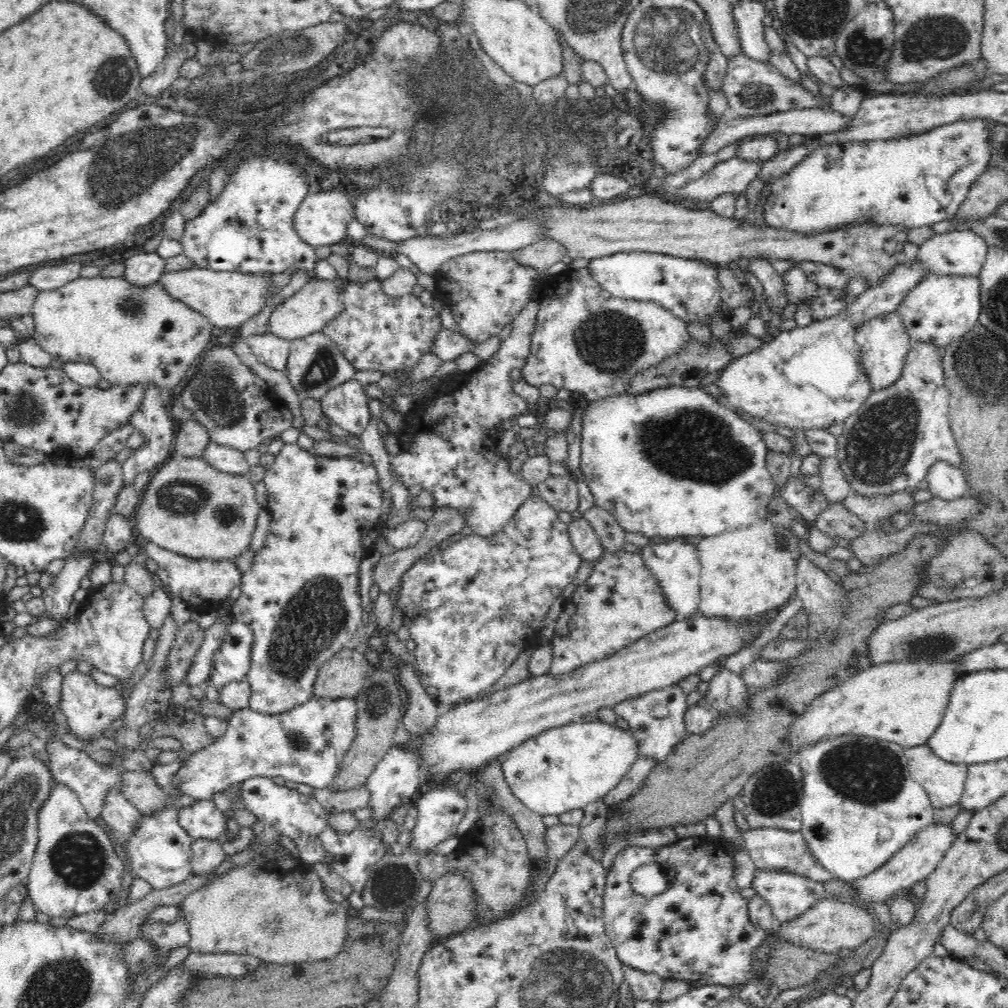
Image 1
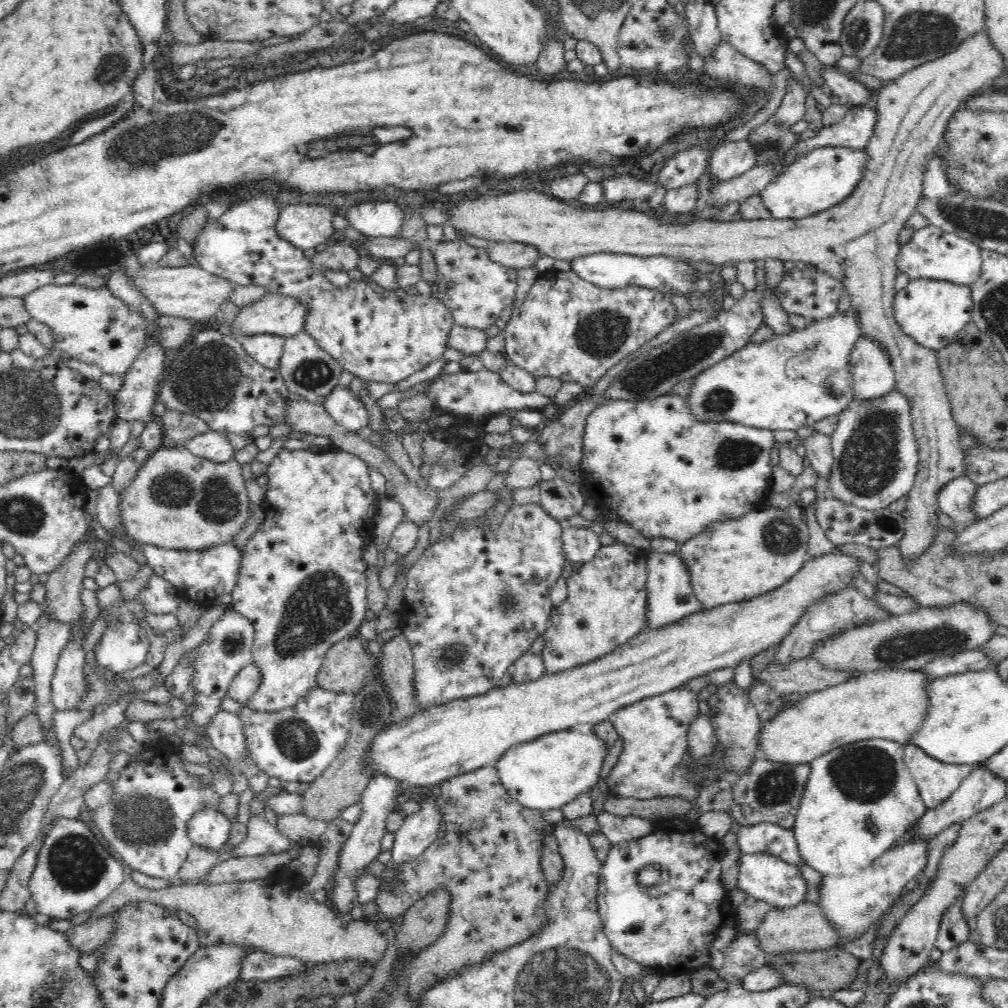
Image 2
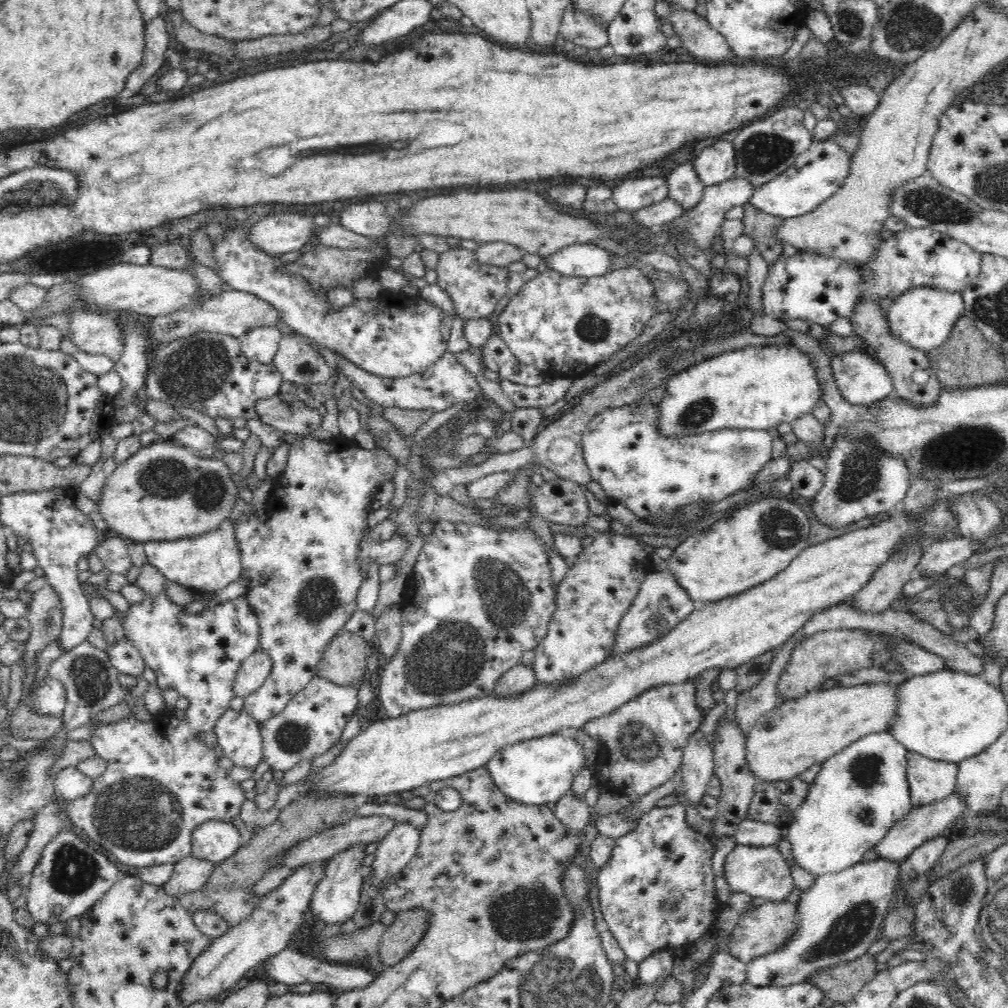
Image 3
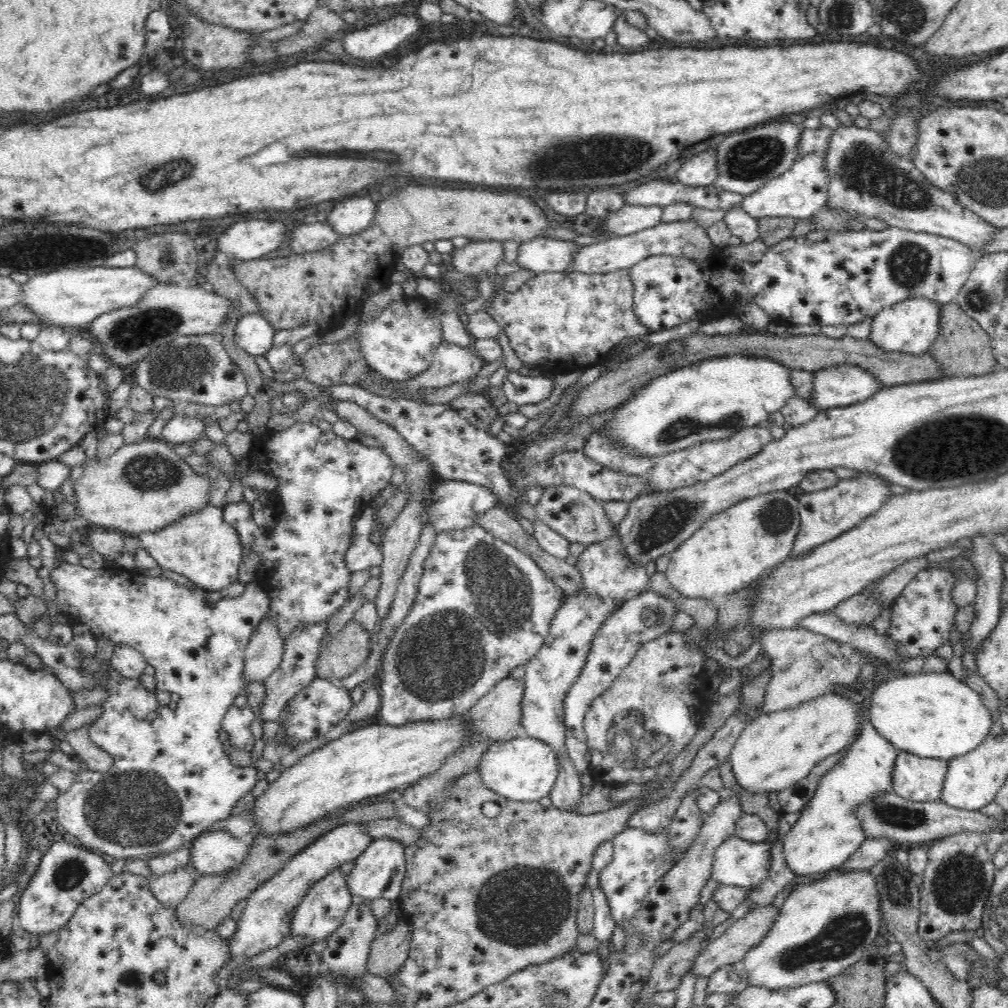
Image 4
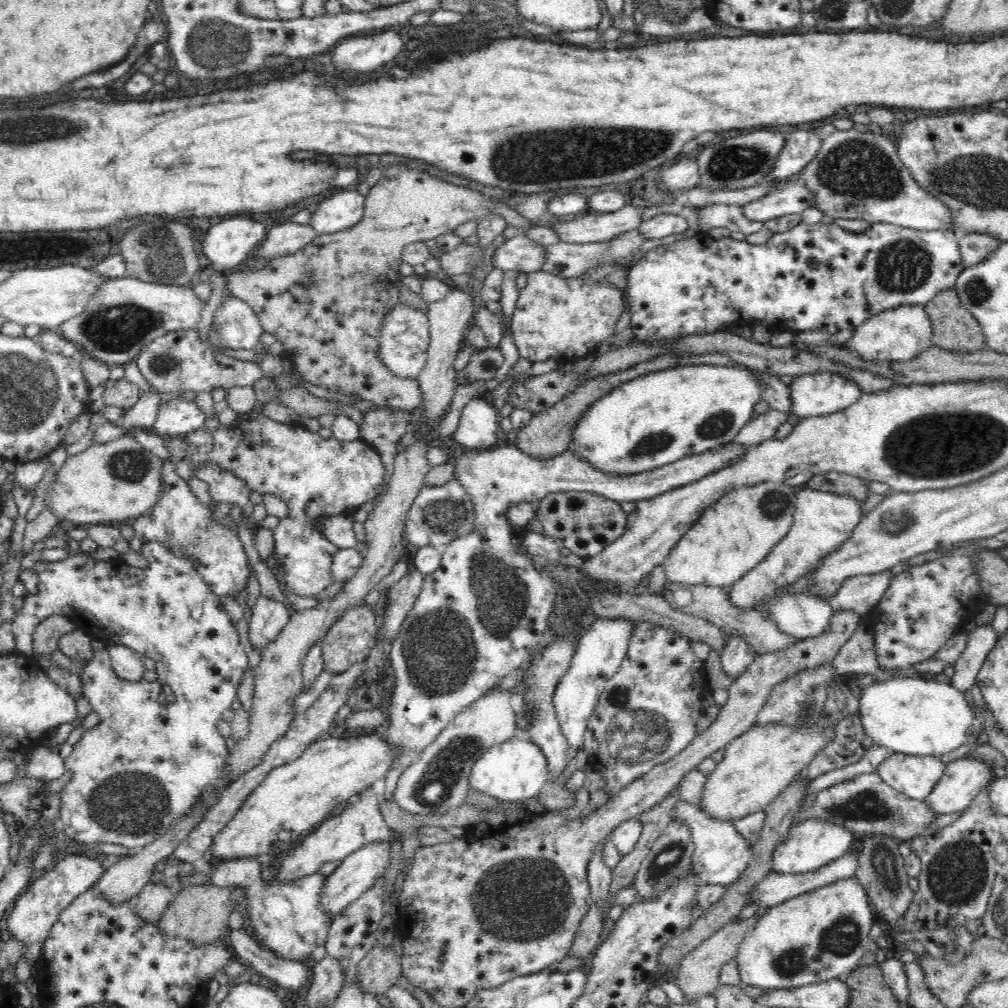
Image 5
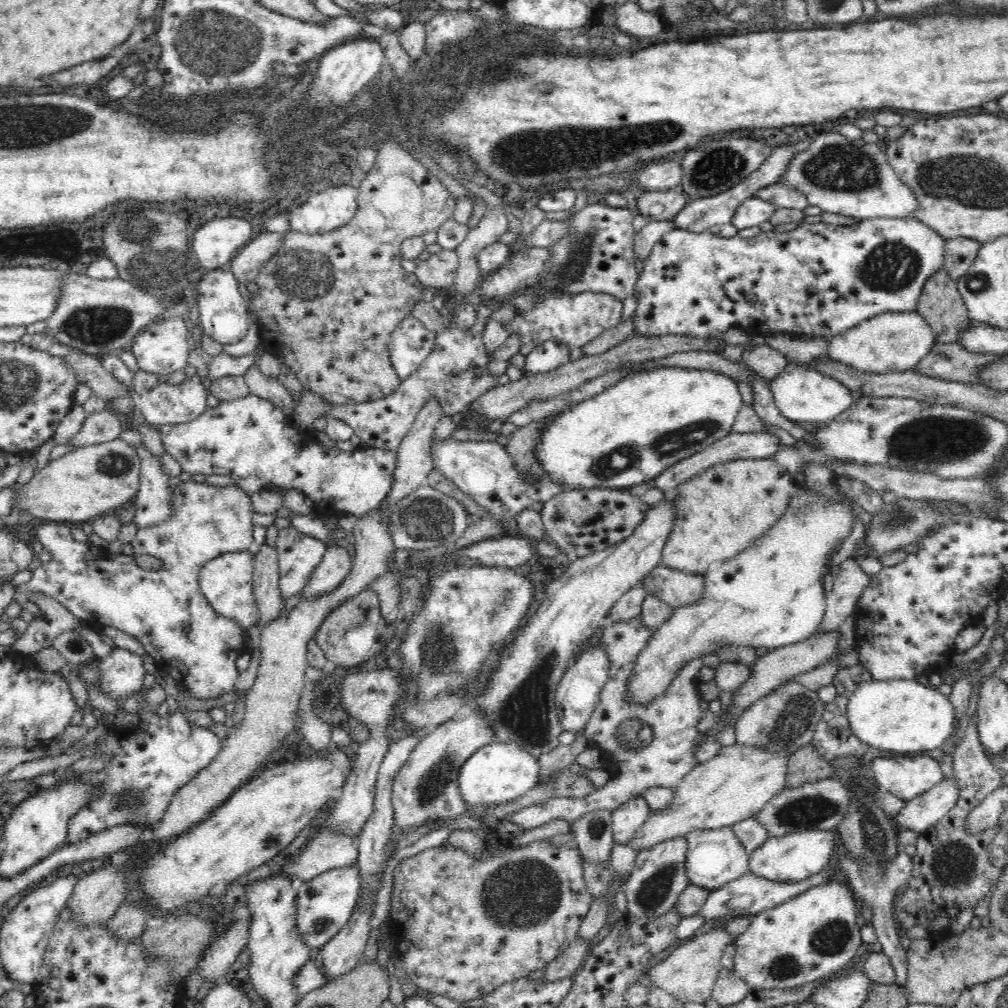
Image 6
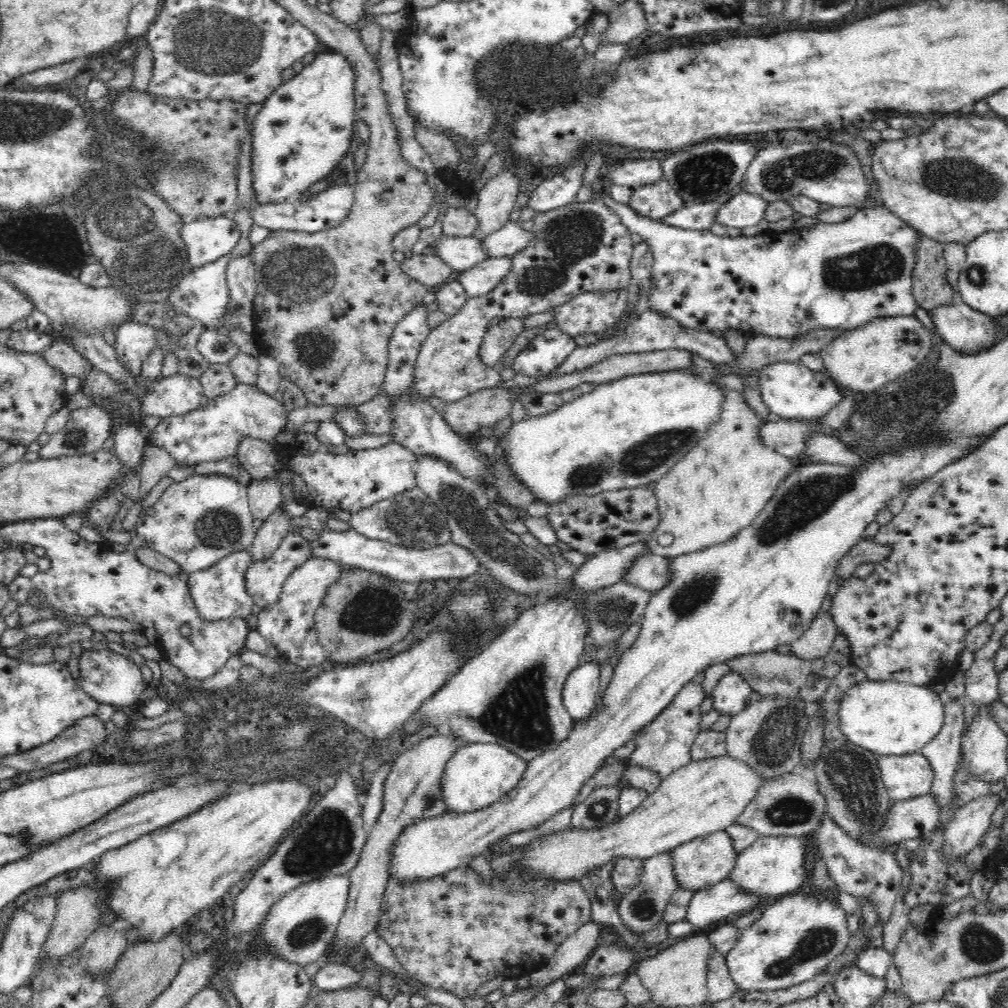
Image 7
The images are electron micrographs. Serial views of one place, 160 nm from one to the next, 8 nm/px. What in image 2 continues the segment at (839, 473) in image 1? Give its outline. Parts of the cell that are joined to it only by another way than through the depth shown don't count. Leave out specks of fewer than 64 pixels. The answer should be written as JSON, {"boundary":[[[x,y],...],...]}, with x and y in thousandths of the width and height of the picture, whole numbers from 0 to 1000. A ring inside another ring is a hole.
{"boundary":[[[809,428],[807,432],[796,437],[800,445],[801,454],[804,455],[805,464],[821,476],[825,469],[827,459],[824,433]]]}

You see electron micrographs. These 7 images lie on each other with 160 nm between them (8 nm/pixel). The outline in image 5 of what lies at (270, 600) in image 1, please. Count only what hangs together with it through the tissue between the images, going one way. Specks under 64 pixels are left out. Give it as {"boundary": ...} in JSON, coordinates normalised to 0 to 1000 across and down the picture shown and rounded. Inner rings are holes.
{"boundary":[[[260,410],[251,418],[237,417],[238,412],[229,424],[218,421],[212,429],[206,429],[200,423],[198,427],[183,431],[181,434],[185,438],[185,454],[193,463],[192,467],[212,458],[242,476],[250,487],[256,487],[259,491],[270,490],[285,500],[287,512],[279,514],[271,526],[273,548],[280,556],[286,587],[302,593],[312,593],[331,578],[329,556],[337,545],[329,537],[325,537],[321,529],[315,528],[313,518],[329,511],[348,511],[359,500],[373,494],[377,490],[377,481],[381,478],[381,458],[375,447],[358,436],[335,438],[330,433],[321,436],[315,432],[315,428],[309,429],[304,424],[290,426],[290,423],[266,416]]]}

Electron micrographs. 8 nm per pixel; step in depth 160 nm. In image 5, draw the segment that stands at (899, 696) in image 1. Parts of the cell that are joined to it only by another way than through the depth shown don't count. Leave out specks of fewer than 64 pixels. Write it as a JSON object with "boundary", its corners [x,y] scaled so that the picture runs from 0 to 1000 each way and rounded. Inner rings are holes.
{"boundary":[[[818,706],[815,712],[812,712],[812,714],[802,714],[809,715],[807,719],[780,719],[780,717],[762,717],[762,718],[754,718],[750,717],[742,726],[736,727],[734,730],[731,730],[724,738],[719,740],[719,746],[717,748],[717,753],[711,758],[708,762],[708,766],[704,768],[703,771],[700,772],[700,778],[698,778],[698,786],[696,786],[696,797],[695,804],[701,807],[701,810],[706,810],[710,813],[718,813],[718,814],[728,814],[734,813],[743,810],[744,808],[748,808],[748,806],[754,806],[760,804],[762,799],[764,799],[770,790],[776,786],[779,782],[782,782],[789,776],[792,772],[794,772],[798,766],[801,764],[802,760],[804,760],[804,756],[808,754],[808,750],[815,744],[819,740],[819,738],[823,738],[825,734],[827,734],[827,719],[825,717],[821,717],[818,714]]]}

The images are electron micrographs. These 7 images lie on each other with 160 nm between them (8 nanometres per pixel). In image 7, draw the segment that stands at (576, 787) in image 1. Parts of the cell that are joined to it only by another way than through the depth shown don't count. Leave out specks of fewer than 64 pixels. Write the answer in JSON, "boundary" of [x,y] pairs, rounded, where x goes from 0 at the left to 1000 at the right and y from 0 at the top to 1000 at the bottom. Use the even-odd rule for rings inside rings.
{"boundary":[[[462,737],[454,742],[454,746],[450,746],[438,766],[438,792],[443,797],[444,807],[471,806],[491,798],[512,782],[522,762],[524,755],[498,739]]]}

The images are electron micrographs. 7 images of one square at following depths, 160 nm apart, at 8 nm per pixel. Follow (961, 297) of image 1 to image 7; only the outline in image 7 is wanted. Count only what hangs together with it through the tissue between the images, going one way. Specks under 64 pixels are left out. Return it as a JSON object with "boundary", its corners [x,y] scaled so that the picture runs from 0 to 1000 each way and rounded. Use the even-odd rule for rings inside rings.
{"boundary":[[[909,313],[871,314],[831,333],[813,350],[817,358],[817,369],[828,378],[838,391],[867,391],[878,381],[895,371],[907,368],[921,355],[925,345],[922,327],[917,325]]]}

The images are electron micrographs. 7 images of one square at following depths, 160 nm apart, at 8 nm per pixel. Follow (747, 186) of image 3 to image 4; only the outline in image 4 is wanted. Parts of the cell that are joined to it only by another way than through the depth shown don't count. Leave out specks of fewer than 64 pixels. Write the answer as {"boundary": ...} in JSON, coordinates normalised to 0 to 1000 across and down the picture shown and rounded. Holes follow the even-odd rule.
{"boundary":[[[685,216],[680,219],[659,220],[647,226],[625,232],[623,234],[612,234],[597,239],[596,236],[591,241],[579,243],[571,252],[569,260],[565,262],[563,269],[578,270],[581,272],[601,272],[612,268],[624,267],[629,262],[633,262],[642,254],[662,252],[663,254],[680,254],[687,258],[698,258],[704,250],[711,247],[706,243],[700,227],[696,227],[694,221],[690,221]]]}

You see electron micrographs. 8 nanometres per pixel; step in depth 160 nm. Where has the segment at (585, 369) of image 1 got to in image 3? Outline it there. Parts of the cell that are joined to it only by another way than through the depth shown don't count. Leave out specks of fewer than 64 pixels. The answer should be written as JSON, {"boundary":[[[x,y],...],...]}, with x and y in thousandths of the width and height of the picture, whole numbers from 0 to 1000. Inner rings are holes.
{"boundary":[[[621,264],[599,274],[560,274],[548,267],[522,280],[495,313],[496,331],[504,346],[518,359],[532,363],[544,376],[571,377],[618,347],[637,332],[643,318],[652,313],[649,283],[632,264]]]}

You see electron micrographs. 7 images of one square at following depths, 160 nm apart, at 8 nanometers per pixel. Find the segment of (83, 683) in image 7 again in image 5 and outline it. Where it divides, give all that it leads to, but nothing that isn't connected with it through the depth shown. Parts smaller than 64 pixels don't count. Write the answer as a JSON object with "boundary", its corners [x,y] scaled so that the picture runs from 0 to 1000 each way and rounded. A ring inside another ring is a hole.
{"boundary":[[[106,640],[105,644],[111,654],[111,662],[119,673],[132,677],[137,677],[143,673],[145,665],[143,663],[142,651],[133,644],[123,640]]]}

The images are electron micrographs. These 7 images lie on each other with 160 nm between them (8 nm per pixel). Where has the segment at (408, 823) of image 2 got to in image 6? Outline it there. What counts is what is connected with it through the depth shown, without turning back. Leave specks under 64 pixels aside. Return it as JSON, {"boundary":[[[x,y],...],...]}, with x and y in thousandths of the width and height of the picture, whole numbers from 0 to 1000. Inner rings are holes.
{"boundary":[[[354,856],[347,860],[331,861],[311,873],[295,877],[294,920],[307,940],[319,941],[345,917],[358,885],[357,878],[358,868]]]}

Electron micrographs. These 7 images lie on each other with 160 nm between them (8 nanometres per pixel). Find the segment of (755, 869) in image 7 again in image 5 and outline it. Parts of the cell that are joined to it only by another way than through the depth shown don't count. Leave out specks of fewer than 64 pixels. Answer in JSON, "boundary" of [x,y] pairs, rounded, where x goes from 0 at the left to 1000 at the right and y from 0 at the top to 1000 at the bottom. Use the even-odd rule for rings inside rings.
{"boundary":[[[819,813],[788,815],[788,818],[783,822],[783,827],[768,843],[766,865],[796,868],[812,864],[813,861],[827,856],[837,847],[844,846],[848,842],[850,833],[851,830],[837,819],[821,816]]]}

